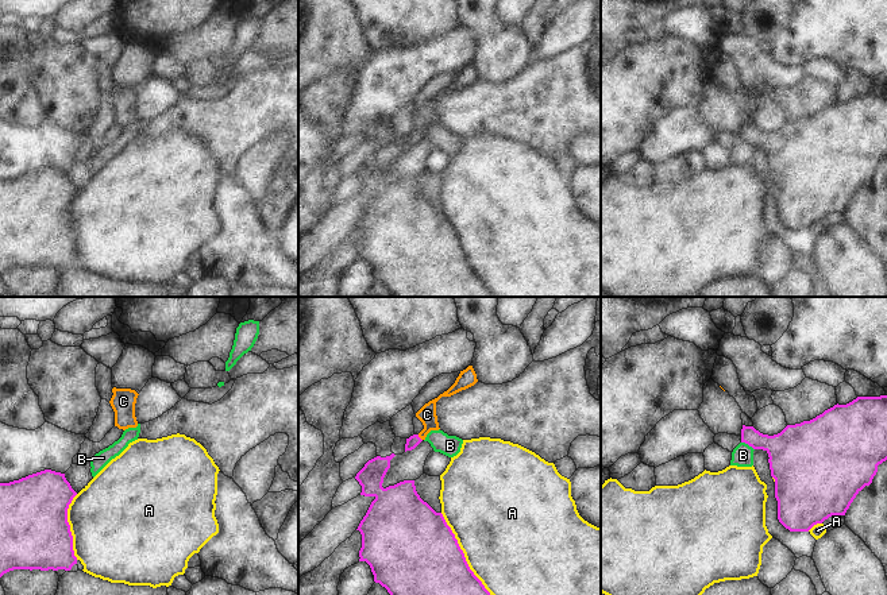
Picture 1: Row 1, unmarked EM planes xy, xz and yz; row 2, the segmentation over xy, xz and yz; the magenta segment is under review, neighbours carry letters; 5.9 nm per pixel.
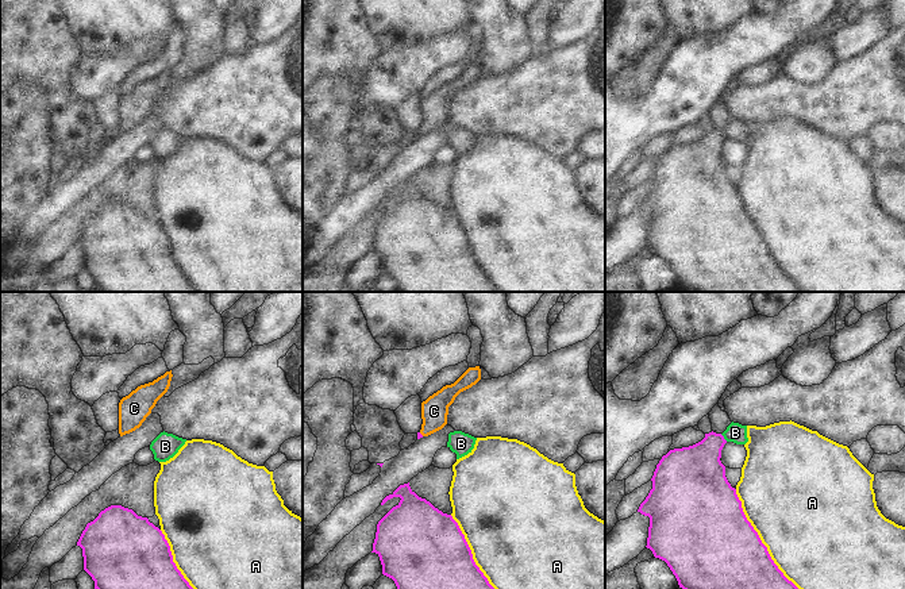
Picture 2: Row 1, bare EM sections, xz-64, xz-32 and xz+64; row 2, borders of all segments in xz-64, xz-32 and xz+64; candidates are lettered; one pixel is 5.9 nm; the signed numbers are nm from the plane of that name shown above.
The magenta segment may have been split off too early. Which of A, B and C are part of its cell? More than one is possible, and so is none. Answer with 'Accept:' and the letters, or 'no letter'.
Accept: C

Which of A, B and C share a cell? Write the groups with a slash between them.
A / B / C

